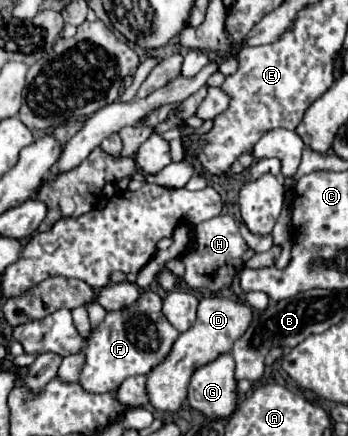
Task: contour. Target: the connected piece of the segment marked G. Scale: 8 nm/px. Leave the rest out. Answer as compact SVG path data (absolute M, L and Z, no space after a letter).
M230 353L200 367L188 385L188 403L210 419L228 419L238 407L234 359Z

